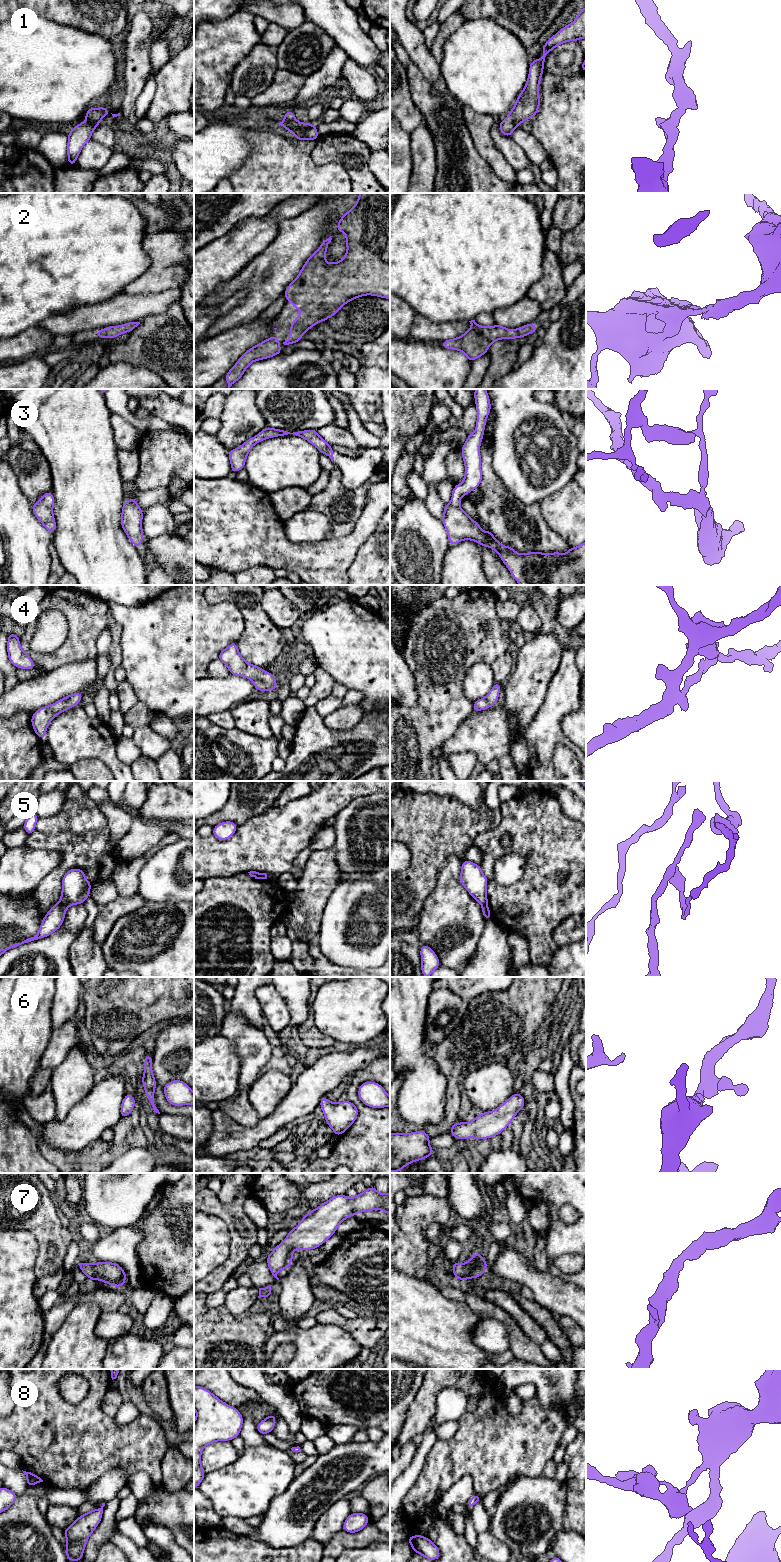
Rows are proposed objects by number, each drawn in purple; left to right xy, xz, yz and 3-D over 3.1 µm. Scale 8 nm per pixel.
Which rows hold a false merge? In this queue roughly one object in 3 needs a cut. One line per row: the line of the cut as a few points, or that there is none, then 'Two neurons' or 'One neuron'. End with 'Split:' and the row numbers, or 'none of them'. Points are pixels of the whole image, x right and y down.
1: No split. One neuron
2: No split. One neuron
3: Split along yz (449, 503), (459, 508). Two neurons
4: No split. One neuron
5: Split along xy (60, 901), (67, 906). Two neurons
6: No split. One neuron
7: No split. One neuron
8: No split. One neuron
Split: 3, 5

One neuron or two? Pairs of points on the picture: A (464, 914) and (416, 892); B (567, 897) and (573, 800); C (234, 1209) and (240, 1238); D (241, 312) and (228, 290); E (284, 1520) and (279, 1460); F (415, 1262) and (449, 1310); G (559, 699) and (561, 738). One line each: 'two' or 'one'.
A: two
B: two
C: one
D: one
E: two
F: two
G: one

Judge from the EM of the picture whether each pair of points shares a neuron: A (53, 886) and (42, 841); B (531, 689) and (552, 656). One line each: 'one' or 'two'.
A: one
B: one

